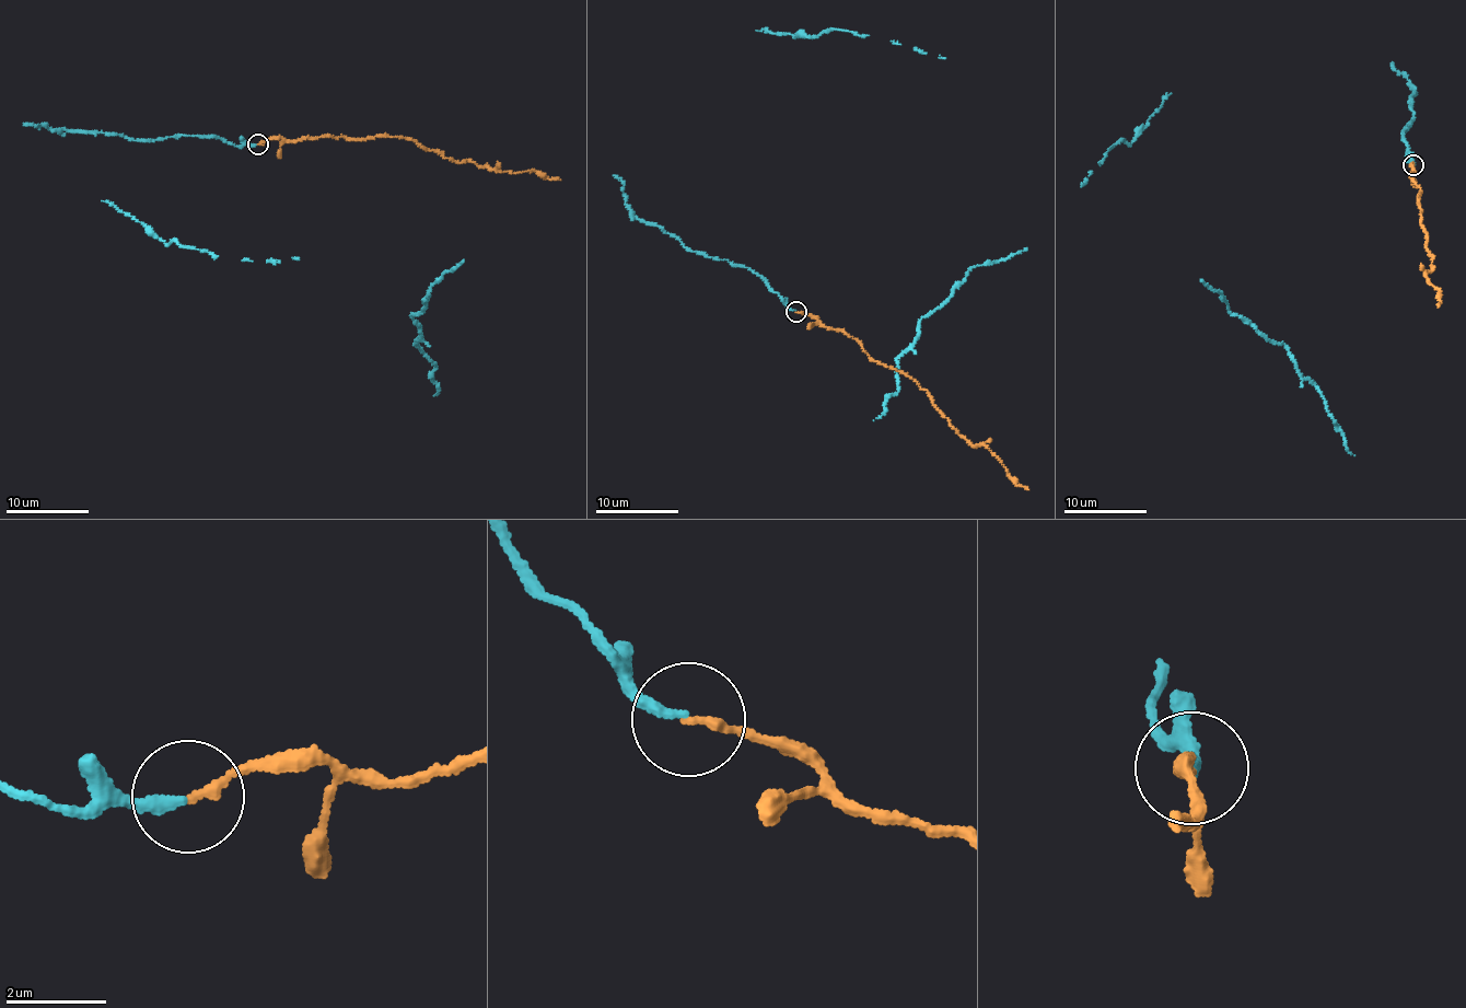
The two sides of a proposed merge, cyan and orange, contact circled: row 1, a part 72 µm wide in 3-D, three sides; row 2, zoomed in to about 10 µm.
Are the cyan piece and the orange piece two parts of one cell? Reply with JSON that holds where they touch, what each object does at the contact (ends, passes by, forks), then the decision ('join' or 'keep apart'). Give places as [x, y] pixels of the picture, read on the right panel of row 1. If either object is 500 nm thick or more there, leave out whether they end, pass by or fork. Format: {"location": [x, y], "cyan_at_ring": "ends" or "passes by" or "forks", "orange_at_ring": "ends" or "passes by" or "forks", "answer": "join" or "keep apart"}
{"location": [1412, 165], "cyan_at_ring": "ends", "orange_at_ring": "ends", "answer": "join"}

